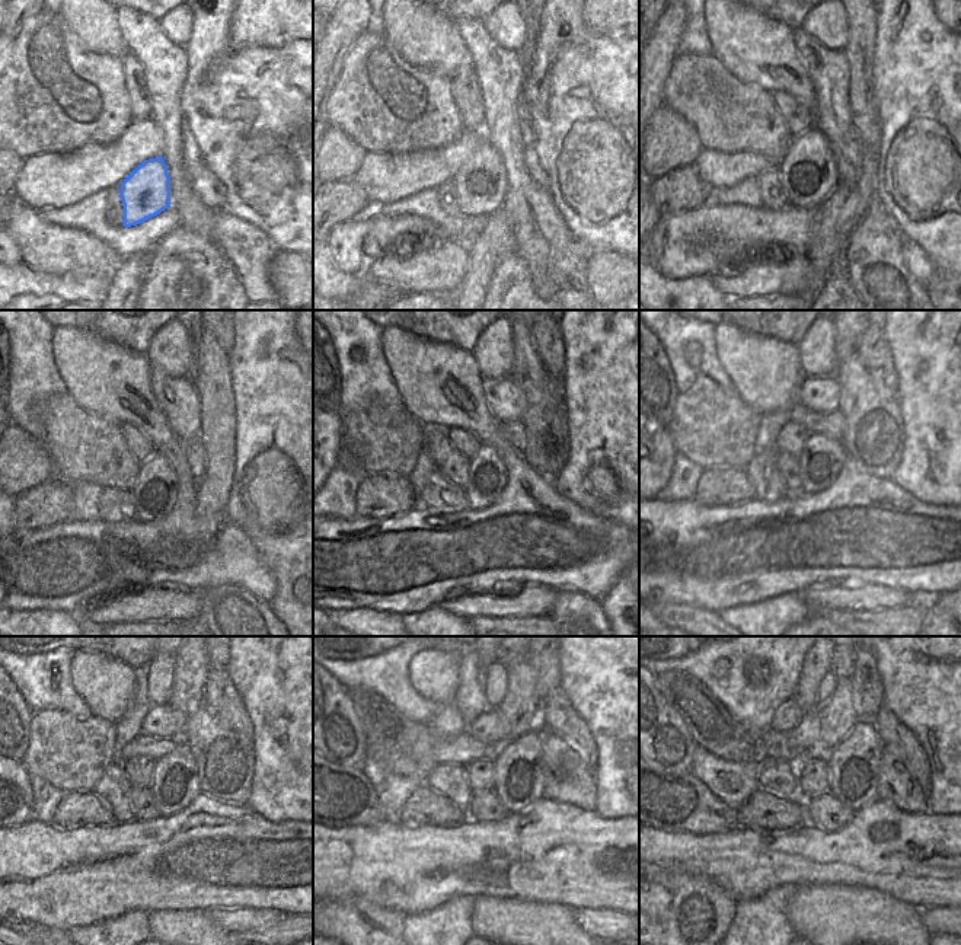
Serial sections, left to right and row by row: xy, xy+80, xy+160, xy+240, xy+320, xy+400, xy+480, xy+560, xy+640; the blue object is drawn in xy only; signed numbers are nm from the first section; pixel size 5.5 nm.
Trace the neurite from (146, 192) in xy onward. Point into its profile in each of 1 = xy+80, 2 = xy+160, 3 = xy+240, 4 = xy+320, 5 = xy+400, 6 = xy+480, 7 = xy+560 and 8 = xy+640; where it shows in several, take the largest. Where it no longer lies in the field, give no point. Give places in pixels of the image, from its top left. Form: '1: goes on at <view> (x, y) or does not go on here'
1: goes on at xy+80 (481, 184)
2: goes on at xy+160 (807, 171)
3: goes on at xy+240 (155, 491)
4: goes on at xy+320 (487, 478)
5: goes on at xy+400 (820, 462)
6: goes on at xy+480 (175, 784)
7: goes on at xy+560 (517, 776)
8: goes on at xy+640 (853, 766)

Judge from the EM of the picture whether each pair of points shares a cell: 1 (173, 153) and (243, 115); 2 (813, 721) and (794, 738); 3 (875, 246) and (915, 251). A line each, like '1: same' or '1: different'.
1: different
2: same
3: different

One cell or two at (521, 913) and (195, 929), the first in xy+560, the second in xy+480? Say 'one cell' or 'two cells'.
one cell

